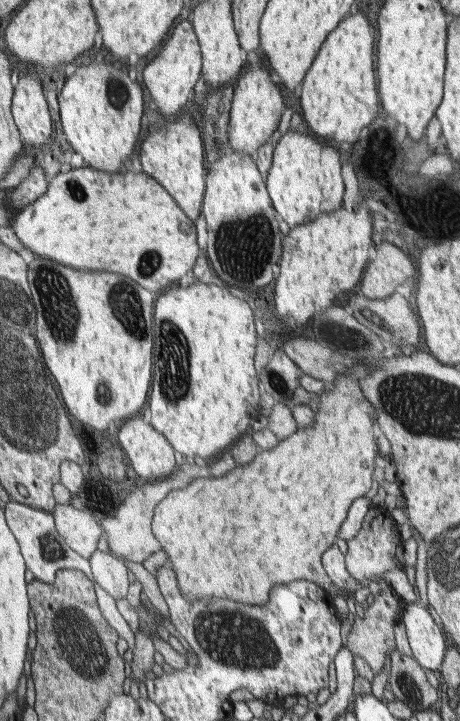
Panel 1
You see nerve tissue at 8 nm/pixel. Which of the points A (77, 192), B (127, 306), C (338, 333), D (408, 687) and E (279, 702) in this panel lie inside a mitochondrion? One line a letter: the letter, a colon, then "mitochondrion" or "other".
A: mitochondrion
B: mitochondrion
C: mitochondrion
D: mitochondrion
E: other

